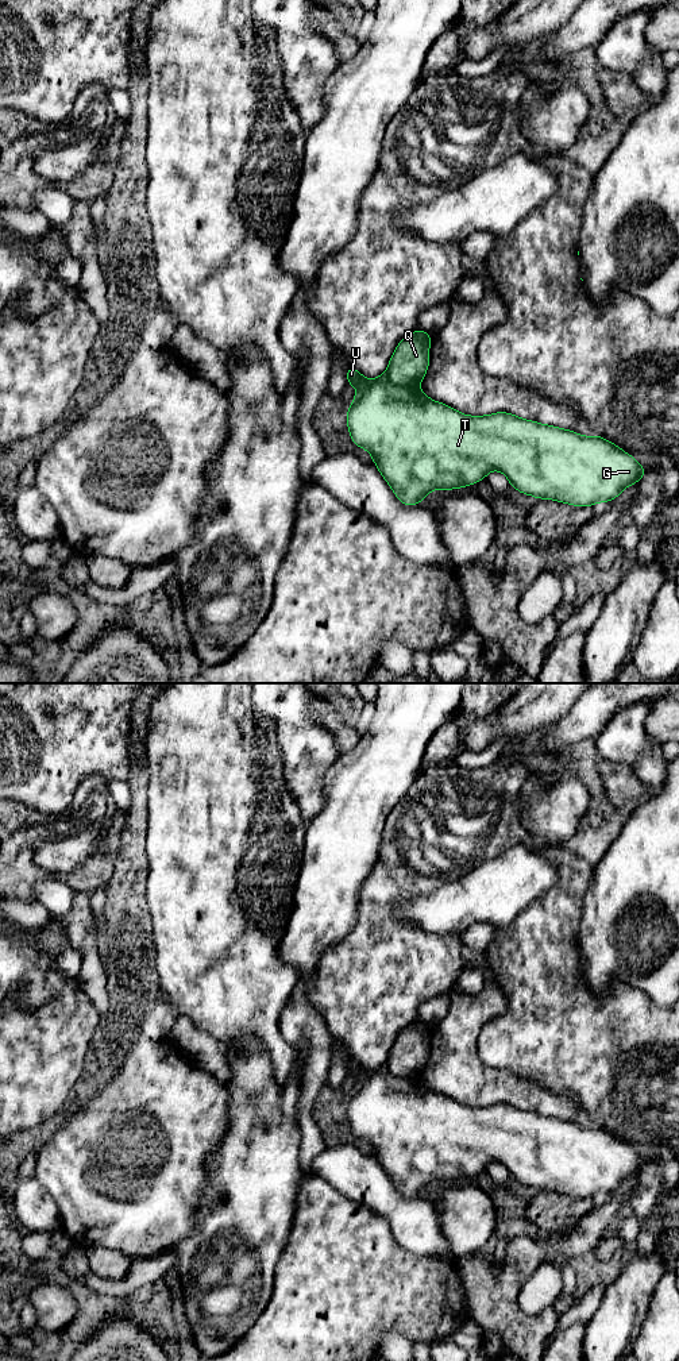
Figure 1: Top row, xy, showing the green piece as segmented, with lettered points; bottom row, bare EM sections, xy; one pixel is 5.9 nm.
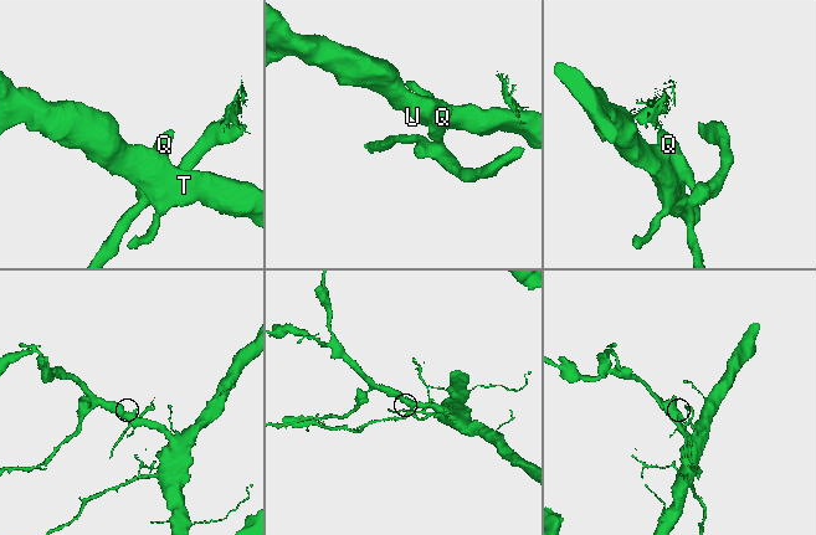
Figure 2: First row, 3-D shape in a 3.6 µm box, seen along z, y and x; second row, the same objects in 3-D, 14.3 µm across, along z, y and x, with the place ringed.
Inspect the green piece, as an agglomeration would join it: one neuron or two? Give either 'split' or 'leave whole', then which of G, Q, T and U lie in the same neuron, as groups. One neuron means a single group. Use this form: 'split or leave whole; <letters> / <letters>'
leave whole; G Q T U

